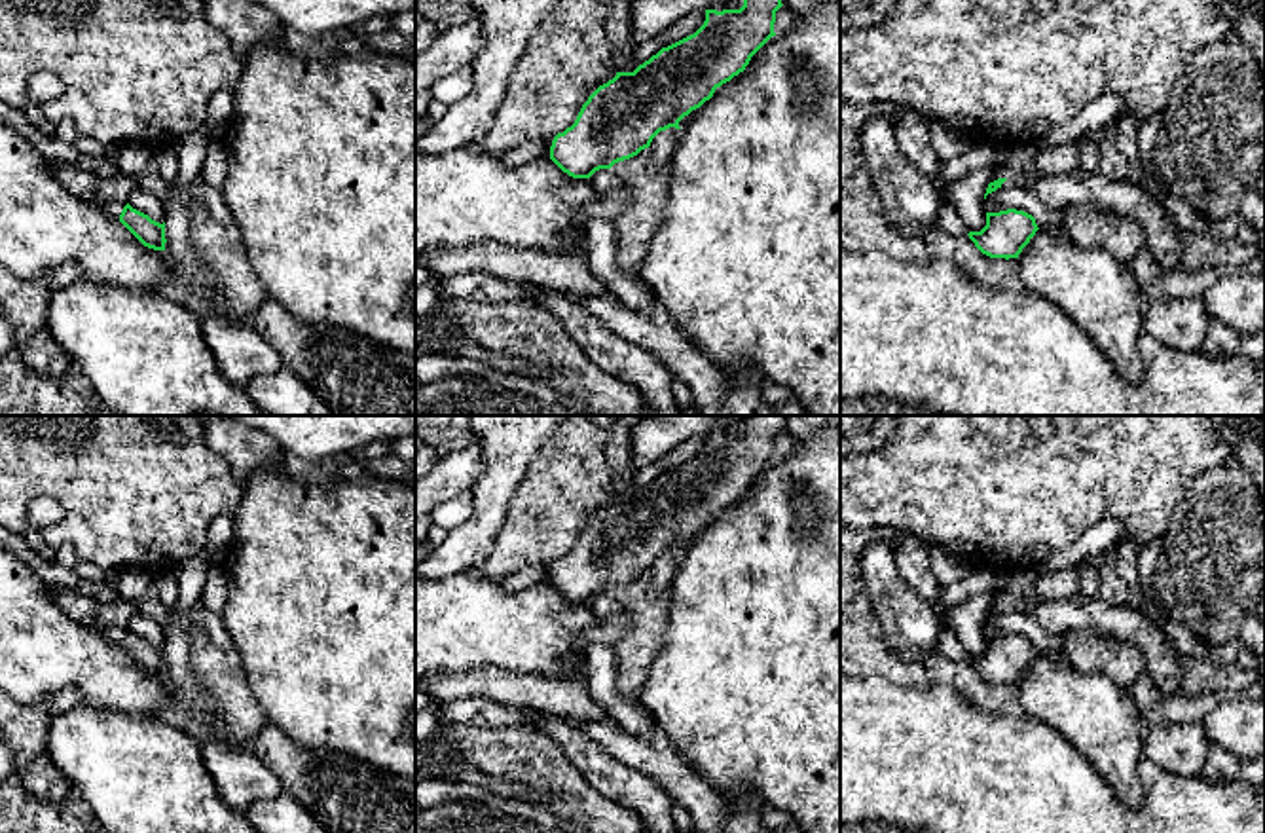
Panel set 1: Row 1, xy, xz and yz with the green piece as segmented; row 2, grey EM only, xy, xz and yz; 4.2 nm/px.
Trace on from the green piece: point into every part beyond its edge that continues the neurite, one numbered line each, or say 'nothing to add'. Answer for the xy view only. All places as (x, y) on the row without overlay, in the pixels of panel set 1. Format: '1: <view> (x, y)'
1: xy (112, 634)

